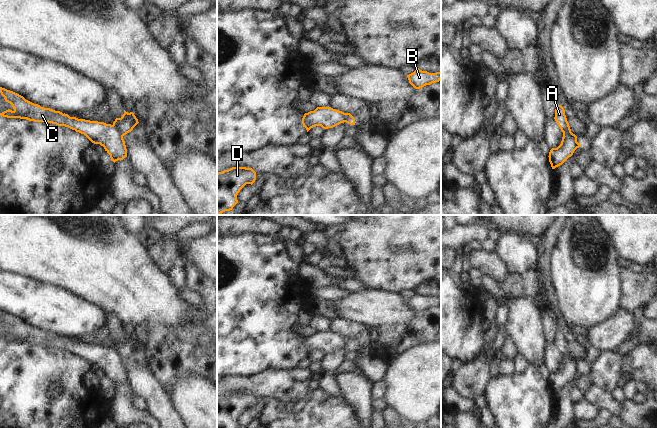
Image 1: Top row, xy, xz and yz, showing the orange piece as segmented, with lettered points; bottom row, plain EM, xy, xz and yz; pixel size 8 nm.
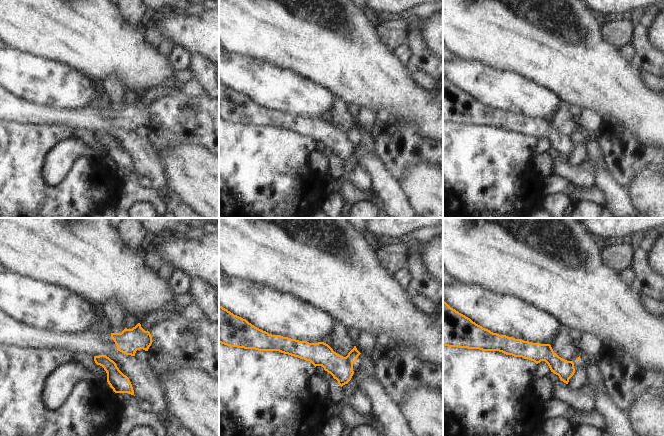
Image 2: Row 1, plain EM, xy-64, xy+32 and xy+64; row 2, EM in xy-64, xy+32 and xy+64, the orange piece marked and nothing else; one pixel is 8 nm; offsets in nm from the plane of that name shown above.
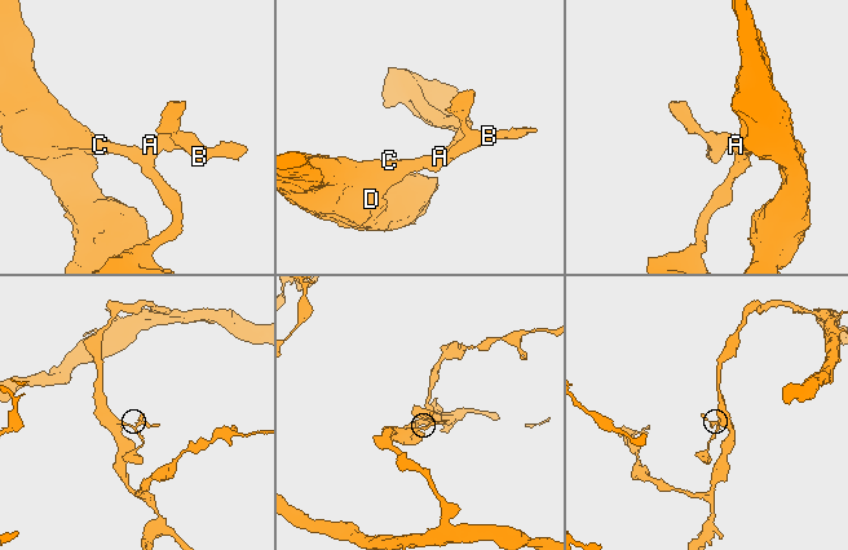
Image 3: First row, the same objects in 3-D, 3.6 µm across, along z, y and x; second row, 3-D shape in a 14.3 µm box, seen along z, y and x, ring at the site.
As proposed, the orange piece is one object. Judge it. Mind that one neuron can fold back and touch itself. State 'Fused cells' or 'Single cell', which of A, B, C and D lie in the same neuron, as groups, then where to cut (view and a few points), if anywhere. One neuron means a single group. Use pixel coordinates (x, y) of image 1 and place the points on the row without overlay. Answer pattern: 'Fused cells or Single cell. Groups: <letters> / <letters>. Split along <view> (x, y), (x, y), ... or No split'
Fused cells. Groups: A B / C D. Split along xy (112, 349), (123, 359)

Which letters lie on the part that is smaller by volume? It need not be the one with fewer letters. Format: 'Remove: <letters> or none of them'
Remove: A, B

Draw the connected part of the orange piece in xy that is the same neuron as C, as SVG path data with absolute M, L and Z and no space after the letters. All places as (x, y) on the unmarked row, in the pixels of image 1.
M0 311L0 317L14 333L13 335L8 333L0 337L0 340L65 350L84 358L92 367L103 370L114 387L127 381L123 359L115 350L104 346L70 341L60 335L41 331L26 324L23 320L2 311Z

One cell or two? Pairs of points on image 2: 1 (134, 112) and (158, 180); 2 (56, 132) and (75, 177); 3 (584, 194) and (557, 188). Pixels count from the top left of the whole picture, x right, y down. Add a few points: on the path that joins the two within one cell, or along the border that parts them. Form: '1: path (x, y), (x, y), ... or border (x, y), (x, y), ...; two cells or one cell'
1: border (111, 126), (119, 126), (134, 132); two cells
2: path (35, 153), (35, 178), (47, 190), (54, 190); one cell
3: path (577, 192), (570, 188), (564, 188); one cell

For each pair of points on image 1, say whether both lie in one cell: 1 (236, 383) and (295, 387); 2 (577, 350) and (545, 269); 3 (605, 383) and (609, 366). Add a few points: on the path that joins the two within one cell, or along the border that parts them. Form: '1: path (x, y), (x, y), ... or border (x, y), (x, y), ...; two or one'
1: path (251, 384), (280, 384); one
2: path (567, 330), (555, 311), (550, 289); one
3: path (605, 379), (606, 370); one

